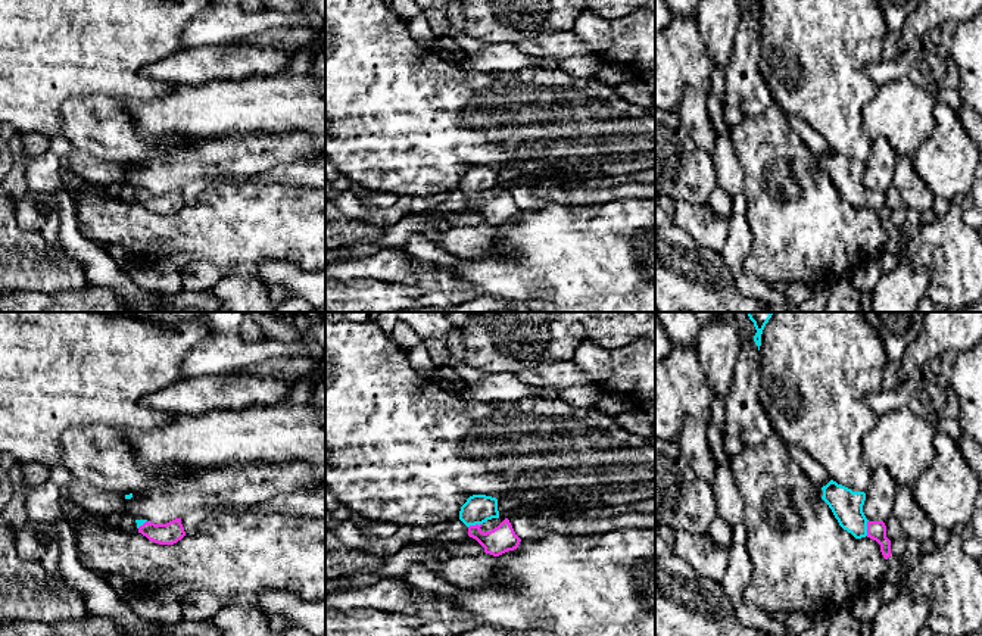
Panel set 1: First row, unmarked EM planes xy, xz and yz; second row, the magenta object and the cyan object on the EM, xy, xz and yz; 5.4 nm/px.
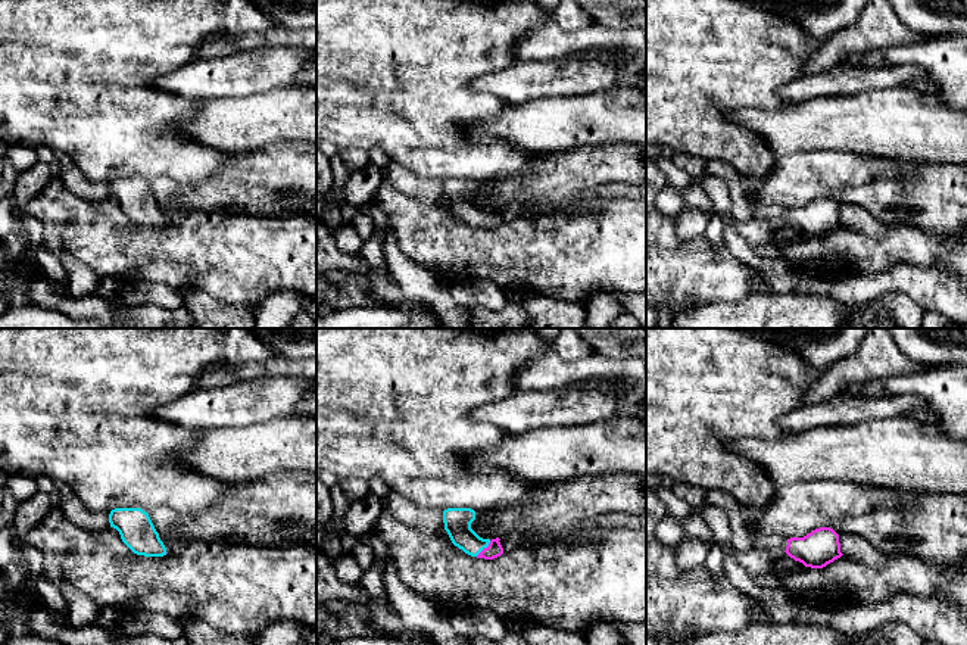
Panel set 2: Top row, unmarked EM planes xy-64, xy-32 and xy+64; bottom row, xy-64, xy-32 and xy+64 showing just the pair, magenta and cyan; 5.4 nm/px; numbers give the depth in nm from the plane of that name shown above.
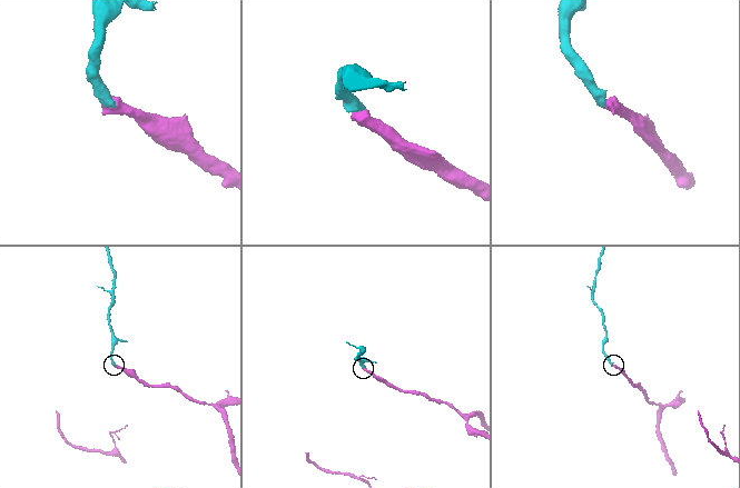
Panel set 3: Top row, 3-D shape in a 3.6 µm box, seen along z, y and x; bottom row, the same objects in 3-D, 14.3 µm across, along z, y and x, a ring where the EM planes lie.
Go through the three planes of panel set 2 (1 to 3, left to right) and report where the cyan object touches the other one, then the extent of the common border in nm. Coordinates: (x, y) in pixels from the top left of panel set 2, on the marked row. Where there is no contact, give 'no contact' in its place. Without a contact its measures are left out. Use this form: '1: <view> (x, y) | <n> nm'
1: no contact
2: xy-32 (484, 548) | 120 nm
3: no contact

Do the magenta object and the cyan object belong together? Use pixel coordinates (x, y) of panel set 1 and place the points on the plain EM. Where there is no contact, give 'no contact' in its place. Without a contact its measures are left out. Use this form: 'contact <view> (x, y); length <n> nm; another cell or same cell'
contact yz (867, 198); length 90 nm; same cell

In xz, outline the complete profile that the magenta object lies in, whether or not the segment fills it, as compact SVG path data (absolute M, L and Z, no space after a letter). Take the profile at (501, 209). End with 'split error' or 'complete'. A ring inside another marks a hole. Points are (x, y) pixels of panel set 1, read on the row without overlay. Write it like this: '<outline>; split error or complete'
M473 165L461 177L459 190L468 197L468 206L476 209L486 224L499 227L518 218L521 209L515 205L511 193L505 188L490 202L483 202L483 193L499 188L498 169L486 165Z; split error

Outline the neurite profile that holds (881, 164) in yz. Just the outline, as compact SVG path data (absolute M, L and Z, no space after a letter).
M883 138L872 141L872 150L867 158L863 183L869 191L886 191L894 181L894 172L898 163L898 155Z

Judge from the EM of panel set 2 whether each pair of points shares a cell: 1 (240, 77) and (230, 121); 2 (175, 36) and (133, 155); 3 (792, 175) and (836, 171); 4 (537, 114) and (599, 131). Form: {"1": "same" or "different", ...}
{"1": "different", "2": "same", "3": "same", "4": "same"}

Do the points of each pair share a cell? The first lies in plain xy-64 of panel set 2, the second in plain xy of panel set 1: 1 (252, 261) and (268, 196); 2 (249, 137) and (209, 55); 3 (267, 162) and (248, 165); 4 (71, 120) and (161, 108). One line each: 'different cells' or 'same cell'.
1: same cell
2: different cells
3: same cell
4: different cells

